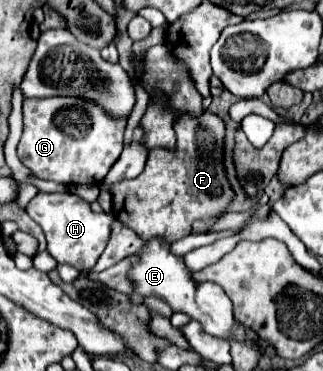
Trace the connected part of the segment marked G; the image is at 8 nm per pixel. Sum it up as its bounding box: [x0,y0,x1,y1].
[17,99,127,185]

